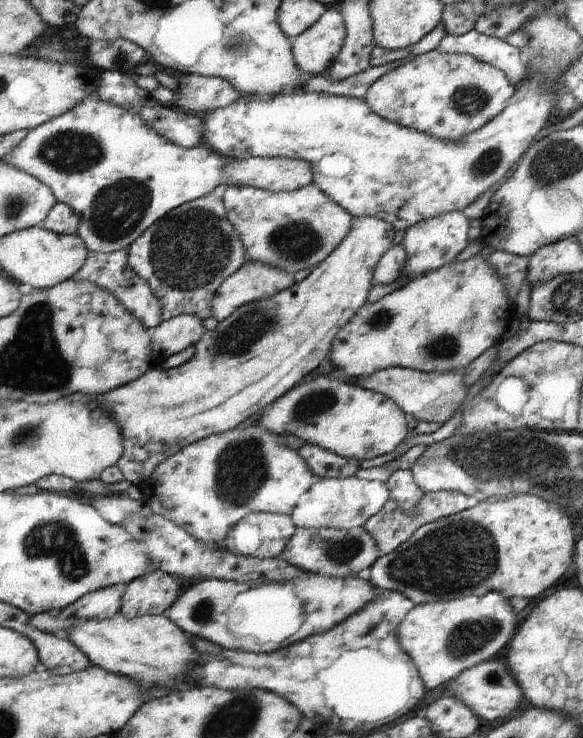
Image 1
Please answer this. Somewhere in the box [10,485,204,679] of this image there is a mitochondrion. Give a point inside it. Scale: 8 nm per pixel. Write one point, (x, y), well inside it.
(56, 538)

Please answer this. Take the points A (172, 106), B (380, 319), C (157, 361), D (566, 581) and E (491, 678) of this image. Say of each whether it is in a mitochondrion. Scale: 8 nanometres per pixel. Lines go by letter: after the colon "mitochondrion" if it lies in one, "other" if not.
A: other
B: mitochondrion
C: other
D: other
E: mitochondrion

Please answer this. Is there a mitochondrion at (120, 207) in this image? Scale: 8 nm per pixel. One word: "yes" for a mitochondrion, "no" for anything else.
yes

